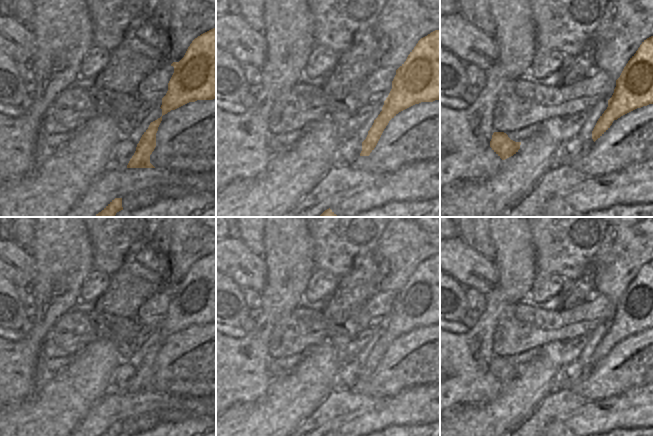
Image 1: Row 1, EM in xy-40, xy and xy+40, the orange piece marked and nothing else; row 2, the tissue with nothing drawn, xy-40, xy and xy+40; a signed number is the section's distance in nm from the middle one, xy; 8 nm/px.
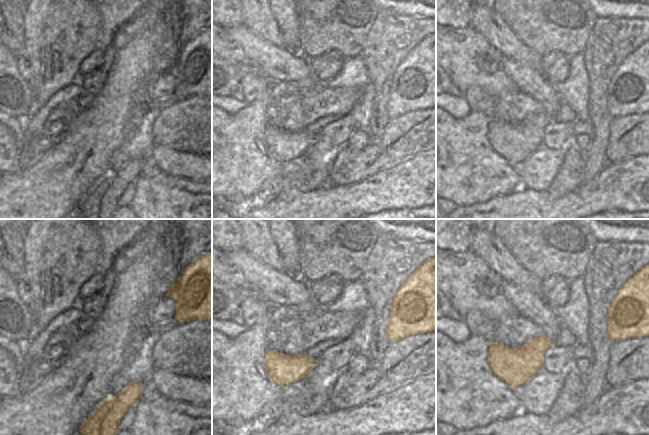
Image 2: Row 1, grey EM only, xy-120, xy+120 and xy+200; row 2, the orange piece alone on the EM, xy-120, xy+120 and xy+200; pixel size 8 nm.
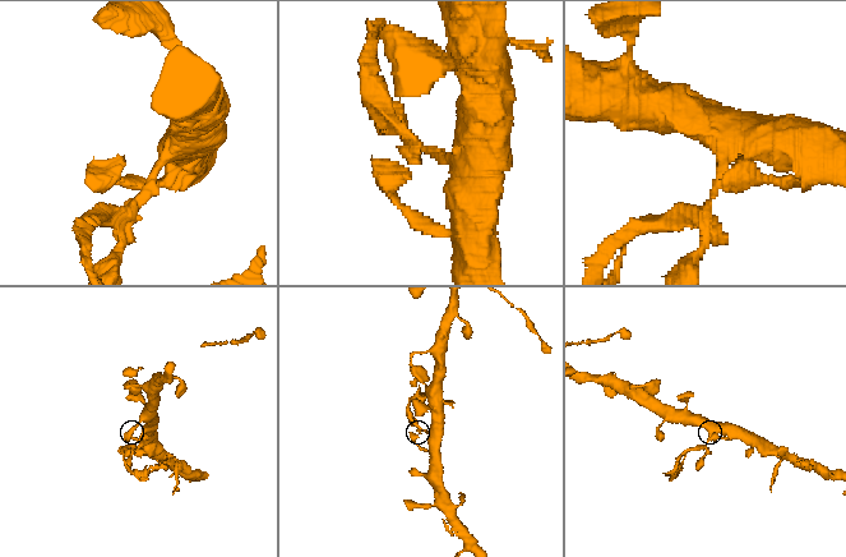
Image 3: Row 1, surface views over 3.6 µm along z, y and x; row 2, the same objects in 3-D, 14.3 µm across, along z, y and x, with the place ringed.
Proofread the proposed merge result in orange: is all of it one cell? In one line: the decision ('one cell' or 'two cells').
two cells

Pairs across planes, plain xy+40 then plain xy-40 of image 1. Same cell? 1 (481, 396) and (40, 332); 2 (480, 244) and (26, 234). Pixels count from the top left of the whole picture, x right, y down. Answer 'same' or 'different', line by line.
1: same
2: same

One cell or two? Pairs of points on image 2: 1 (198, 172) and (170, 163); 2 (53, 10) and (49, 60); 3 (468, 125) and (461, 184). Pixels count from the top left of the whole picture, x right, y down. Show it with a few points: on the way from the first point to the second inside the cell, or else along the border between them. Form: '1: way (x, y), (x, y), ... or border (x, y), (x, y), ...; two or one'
1: way (191, 166), (177, 163); one
2: way (53, 22), (53, 48); one
3: way (466, 140), (461, 147), (461, 169); one

